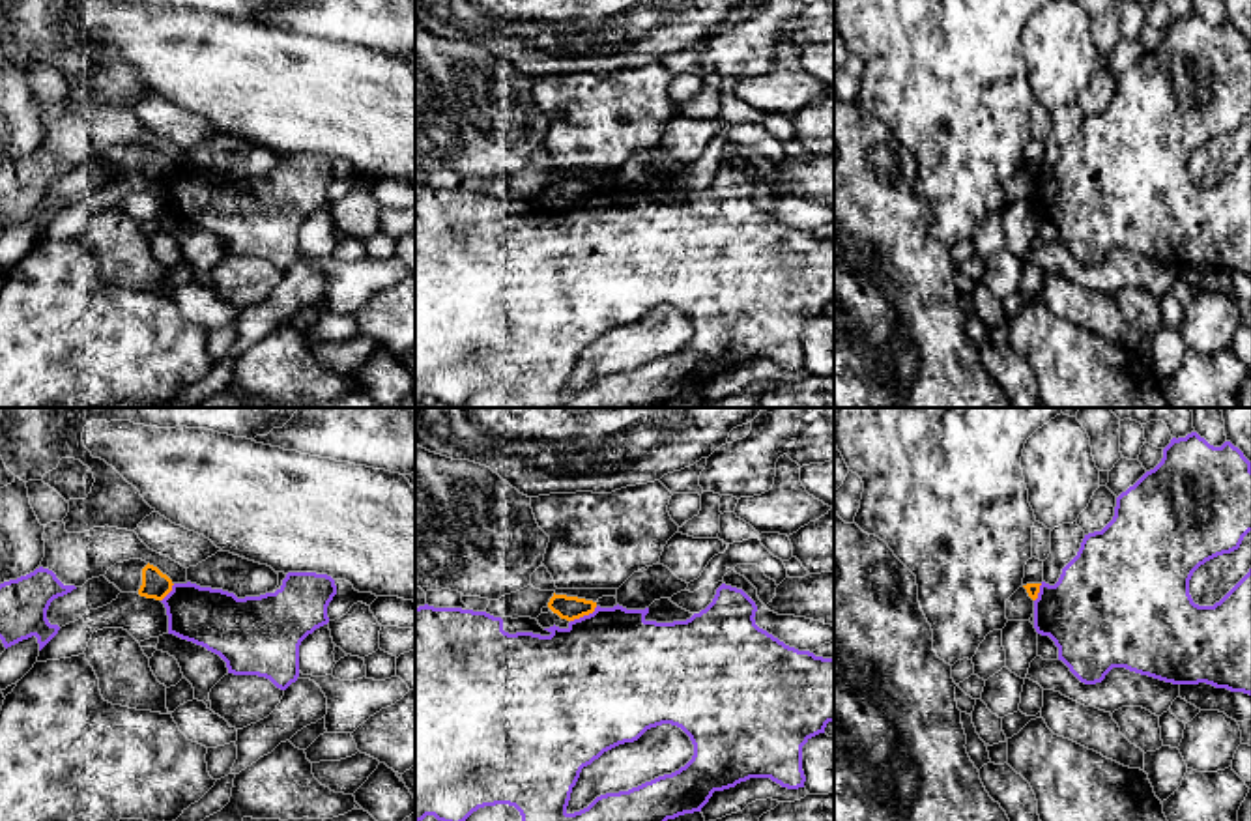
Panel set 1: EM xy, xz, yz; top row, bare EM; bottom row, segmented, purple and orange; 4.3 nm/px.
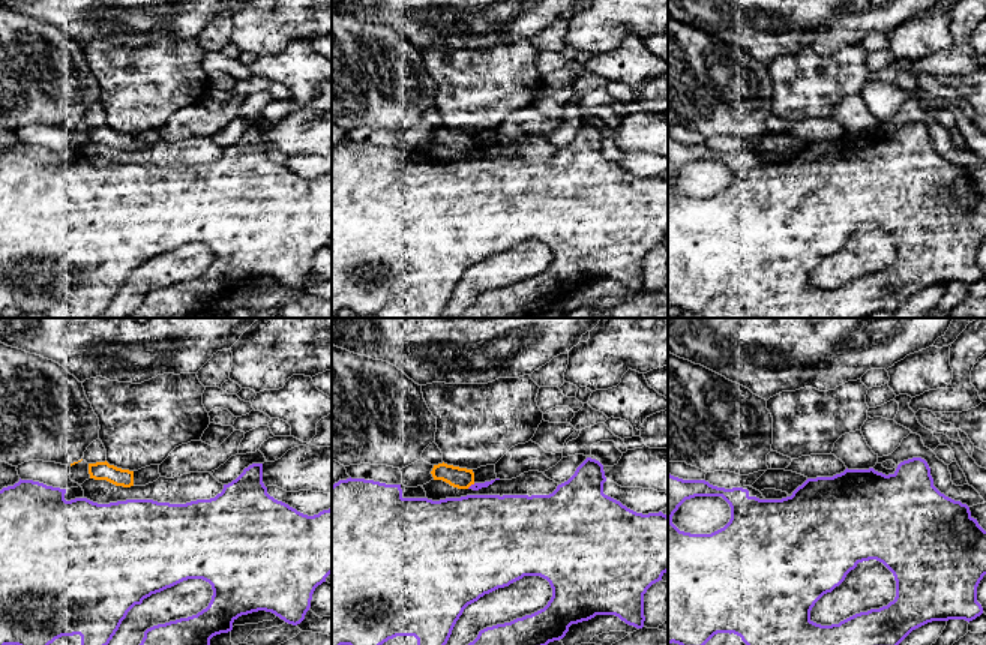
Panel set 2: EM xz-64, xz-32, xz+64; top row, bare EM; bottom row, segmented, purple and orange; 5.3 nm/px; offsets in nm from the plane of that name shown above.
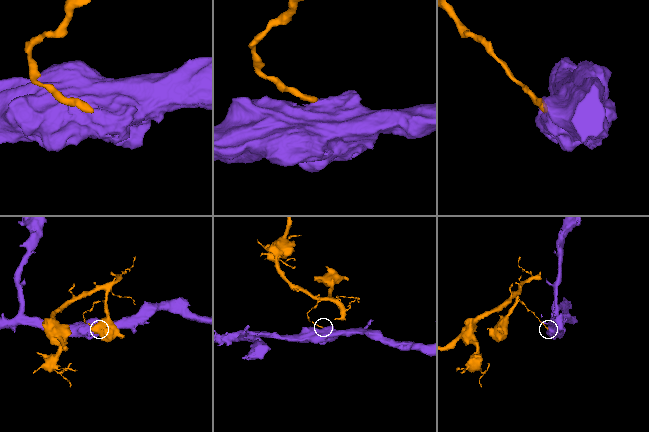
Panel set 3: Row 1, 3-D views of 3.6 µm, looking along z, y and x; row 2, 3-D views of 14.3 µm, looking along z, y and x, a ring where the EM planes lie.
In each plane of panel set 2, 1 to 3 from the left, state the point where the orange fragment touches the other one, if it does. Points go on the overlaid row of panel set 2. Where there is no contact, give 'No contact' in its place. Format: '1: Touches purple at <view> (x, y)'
1: No contact
2: Touches purple at xz-32 (471, 485)
3: No contact

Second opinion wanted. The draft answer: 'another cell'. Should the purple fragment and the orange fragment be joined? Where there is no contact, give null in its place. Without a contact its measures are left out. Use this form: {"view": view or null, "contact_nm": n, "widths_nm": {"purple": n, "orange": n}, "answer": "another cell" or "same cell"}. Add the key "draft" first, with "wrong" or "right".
{"draft": "right", "view": "xz", "contact_nm": 140, "widths_nm": {"purple": 500, "orange": 100}, "answer": "another cell"}

